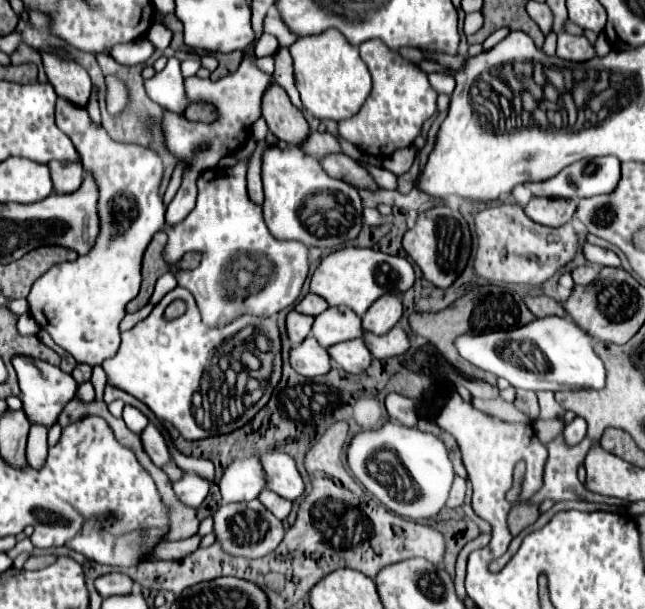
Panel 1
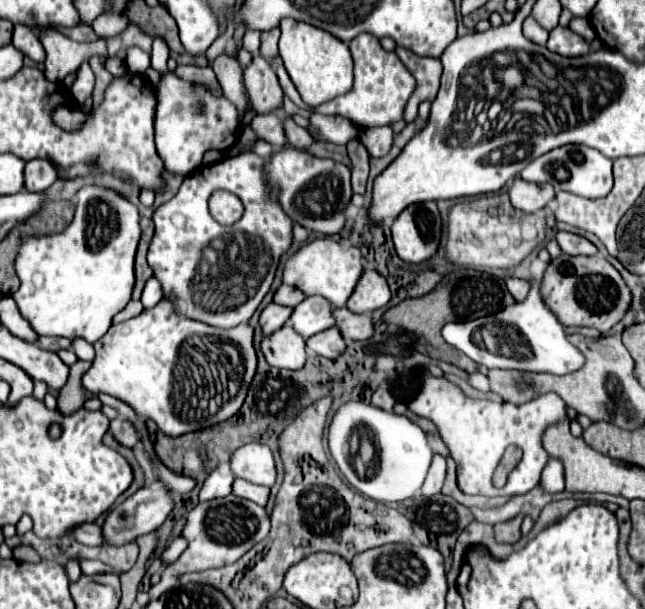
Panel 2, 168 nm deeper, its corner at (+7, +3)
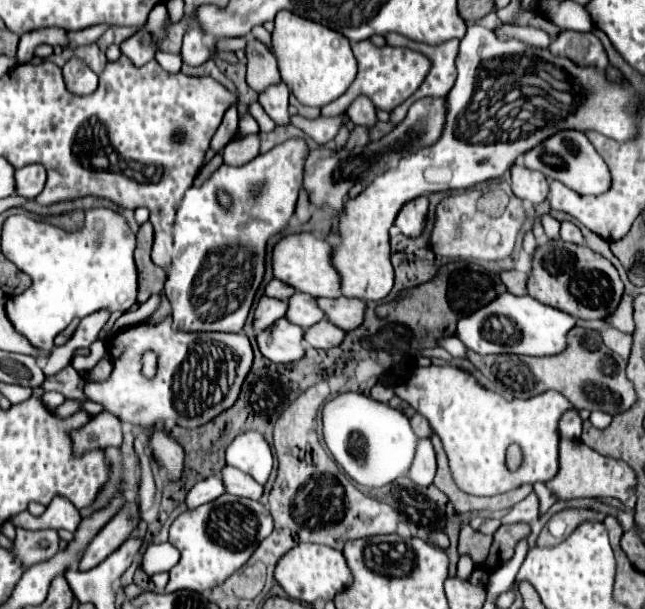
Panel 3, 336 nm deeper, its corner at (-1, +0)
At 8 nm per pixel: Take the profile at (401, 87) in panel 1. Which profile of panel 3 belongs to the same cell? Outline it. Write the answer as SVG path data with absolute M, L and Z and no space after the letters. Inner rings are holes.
M368 39L362 43L354 43L352 51L354 51L354 57L358 61L358 75L356 75L354 83L350 85L350 89L342 97L338 97L336 101L322 107L322 115L328 115L328 117L342 115L350 107L350 103L354 103L354 99L360 95L368 97L382 111L394 111L394 107L404 103L420 87L420 83L424 81L424 77L430 71L430 61L424 55L410 51L410 49L388 47L388 45L376 47Z

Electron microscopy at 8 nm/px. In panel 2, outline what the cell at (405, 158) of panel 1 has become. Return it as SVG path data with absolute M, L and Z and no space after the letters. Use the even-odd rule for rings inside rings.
M378 126L378 128L360 128L360 140L368 148L370 156L382 158L388 154L392 146L394 132L388 126Z

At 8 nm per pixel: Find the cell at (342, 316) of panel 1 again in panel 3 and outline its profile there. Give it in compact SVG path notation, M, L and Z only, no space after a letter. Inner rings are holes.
M298 293L298 295L292 295L290 301L288 301L288 313L286 313L286 319L302 329L310 329L314 323L322 321L324 319L324 311L318 307L316 299L312 295L306 295L306 293Z

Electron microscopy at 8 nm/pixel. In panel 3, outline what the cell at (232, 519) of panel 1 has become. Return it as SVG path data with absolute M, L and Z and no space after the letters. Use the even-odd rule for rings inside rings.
M224 493L222 497L182 513L170 527L170 543L180 551L180 561L170 569L166 593L180 589L206 591L224 583L236 569L240 569L256 547L272 533L272 515L260 501Z

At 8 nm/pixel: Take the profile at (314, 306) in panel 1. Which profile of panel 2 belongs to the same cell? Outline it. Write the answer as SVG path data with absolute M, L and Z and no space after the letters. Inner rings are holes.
M280 284L280 288L274 292L274 302L282 304L282 306L290 306L290 308L294 308L294 304L298 304L298 300L302 300L302 298L304 298L304 294L298 292L298 288L286 286L286 284Z

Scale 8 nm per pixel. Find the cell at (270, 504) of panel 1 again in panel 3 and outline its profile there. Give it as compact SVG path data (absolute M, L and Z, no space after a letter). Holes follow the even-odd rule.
M224 467L222 469L222 479L224 479L226 491L232 493L232 495L260 501L262 493L264 493L262 485L258 485L254 479L250 479L250 475L246 475L246 473L242 473L234 467Z

